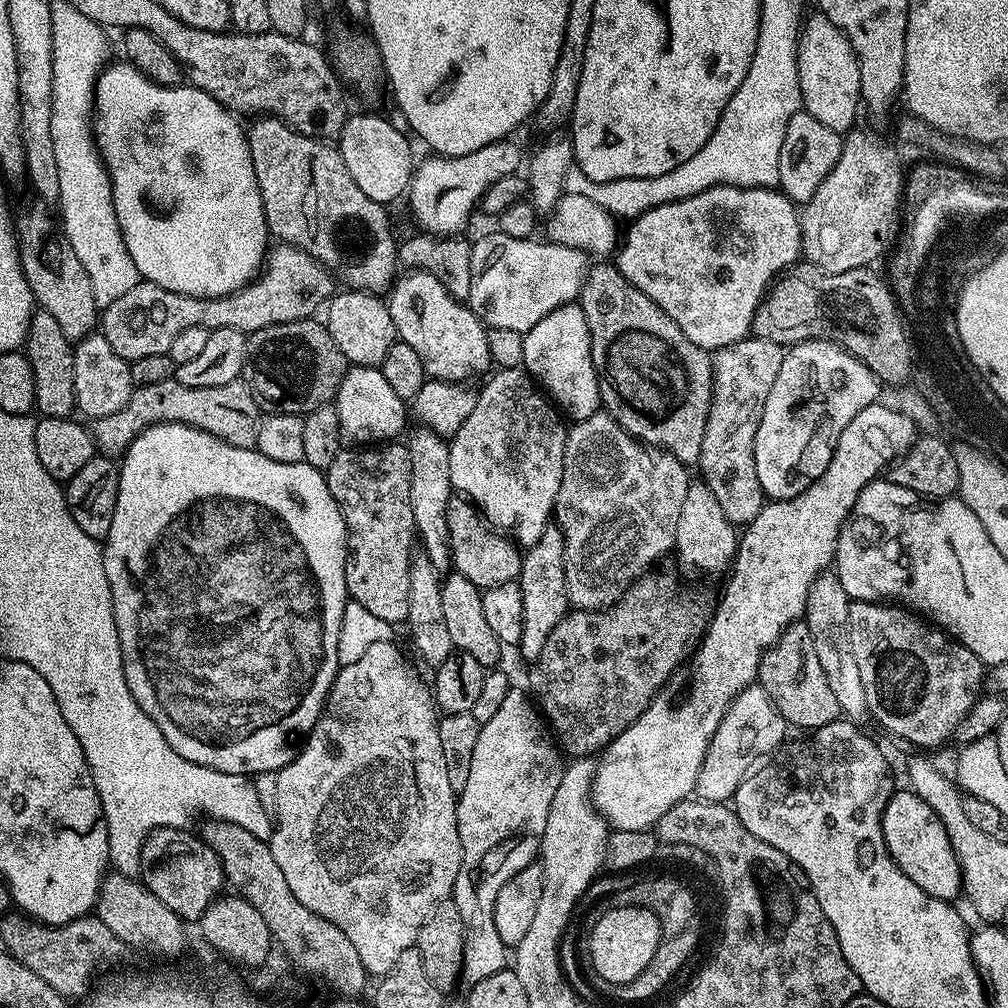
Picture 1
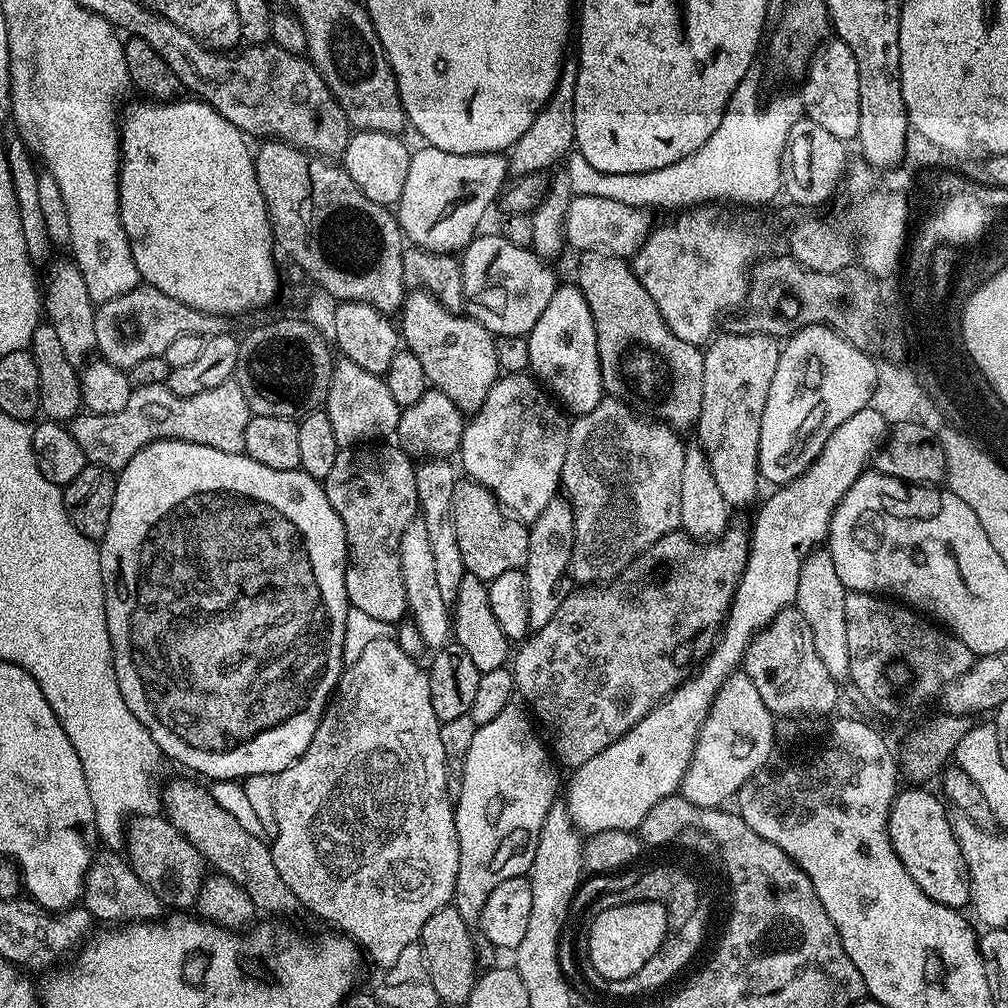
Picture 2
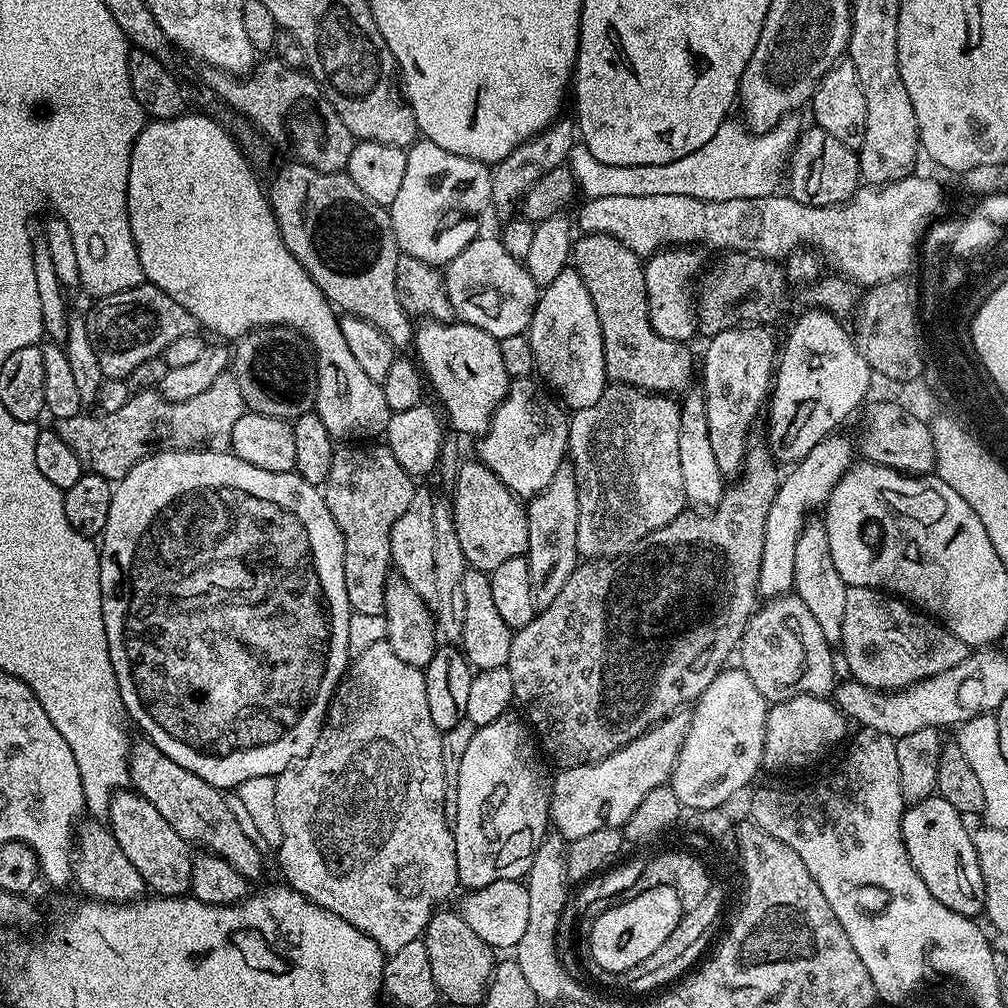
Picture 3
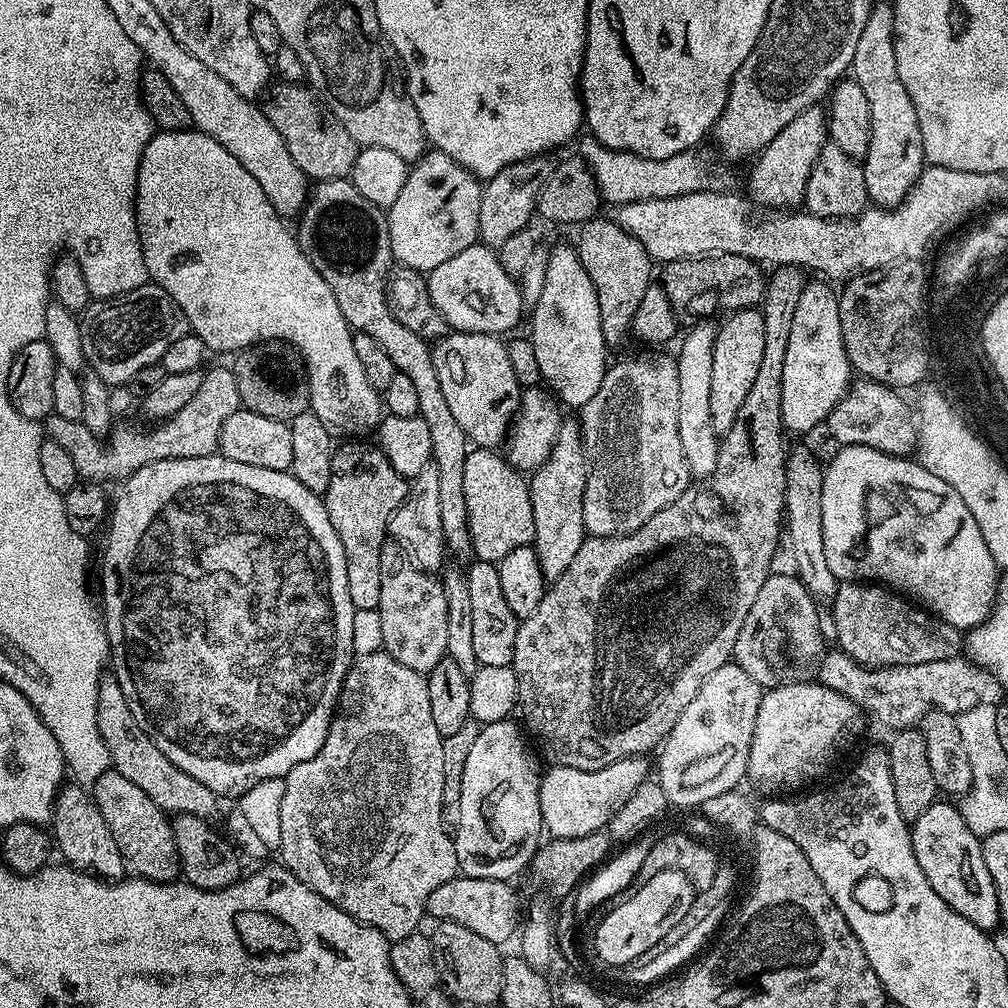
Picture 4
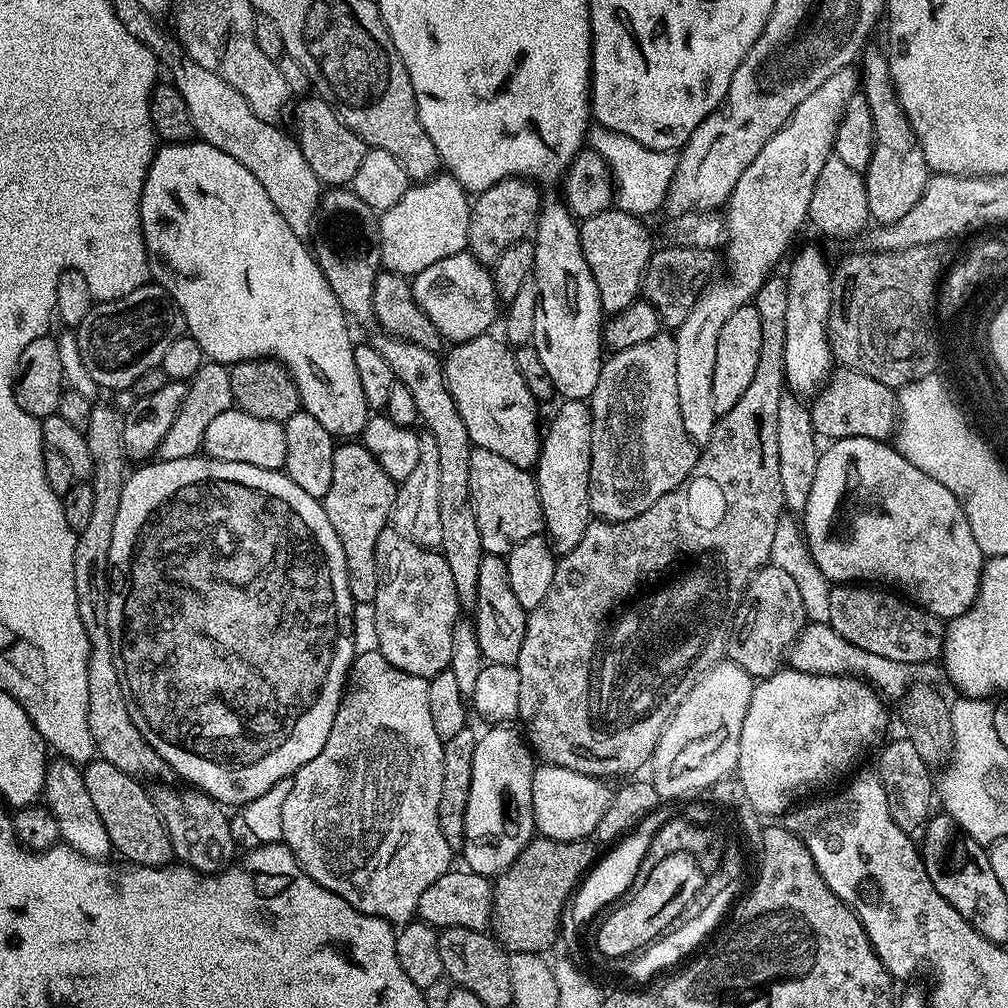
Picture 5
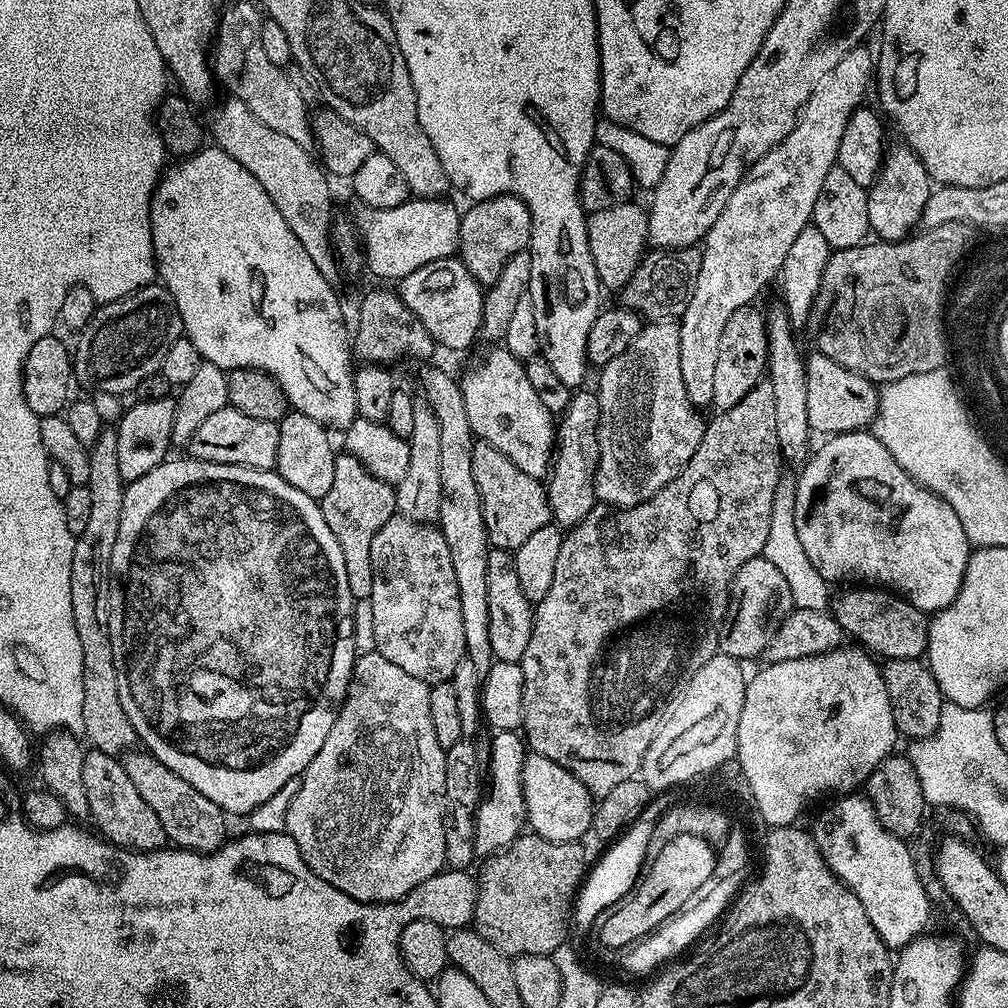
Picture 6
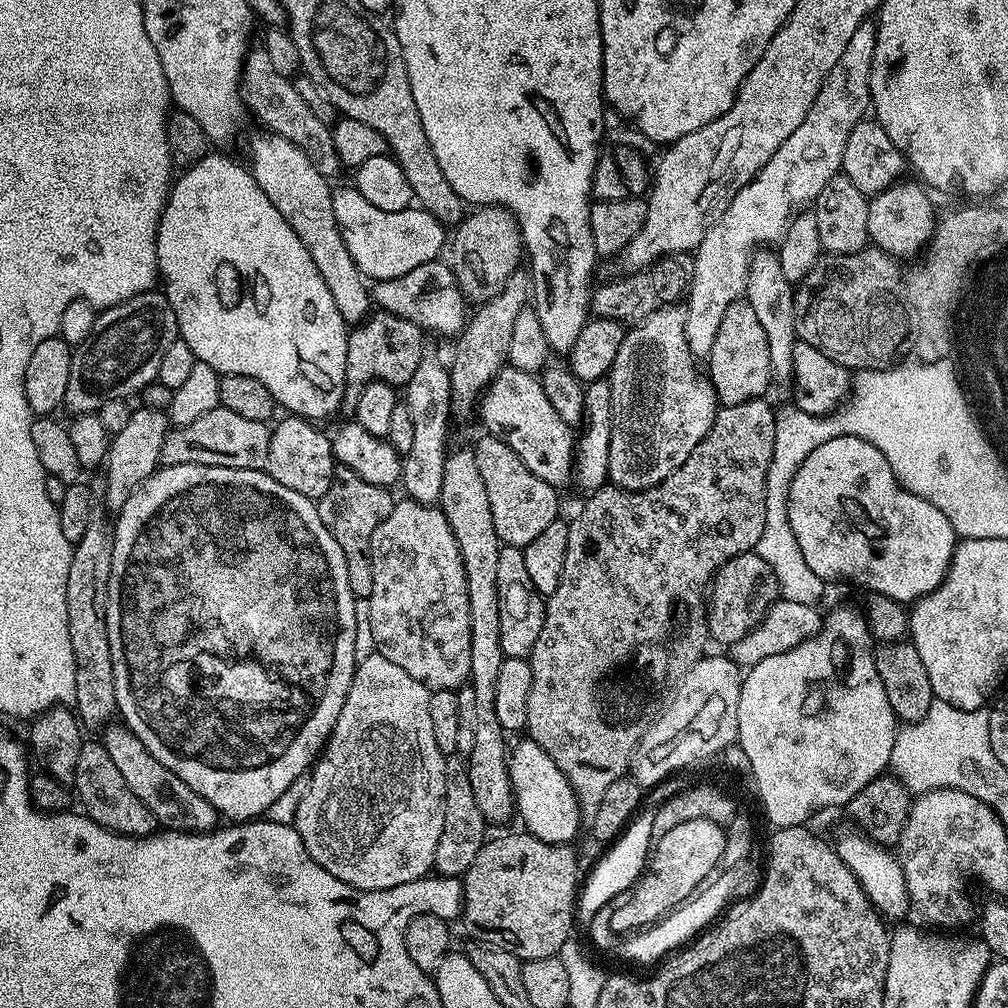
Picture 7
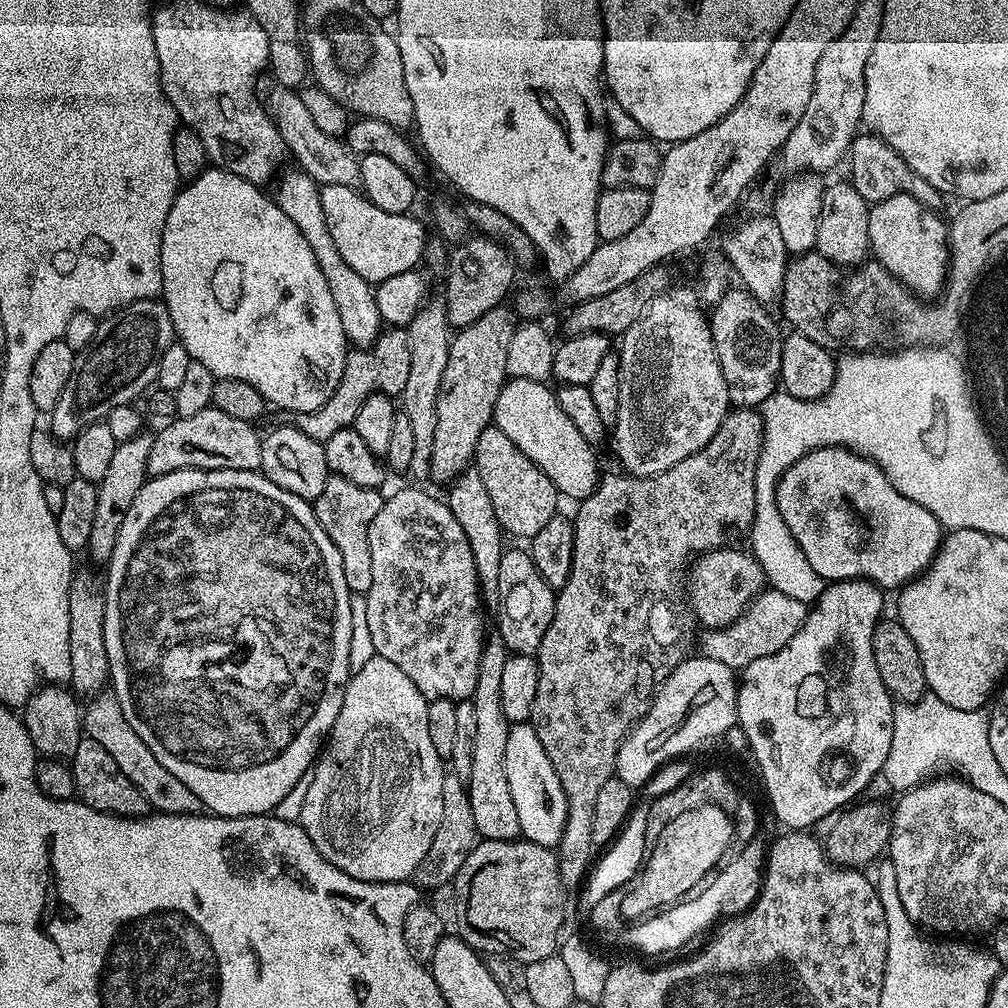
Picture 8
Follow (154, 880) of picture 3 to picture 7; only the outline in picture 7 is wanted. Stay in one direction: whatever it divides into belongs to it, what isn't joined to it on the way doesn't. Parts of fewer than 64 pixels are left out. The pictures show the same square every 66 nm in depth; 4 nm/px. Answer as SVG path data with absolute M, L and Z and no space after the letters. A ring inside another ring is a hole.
M89 739L78 750L78 767L74 769L72 784L78 804L81 804L79 807L90 819L98 822L98 826L109 828L111 832L121 832L123 836L150 836L157 831L154 814L150 814L150 810L146 810L135 796L134 790L126 786L122 774L114 767L110 754L106 754L99 739Z

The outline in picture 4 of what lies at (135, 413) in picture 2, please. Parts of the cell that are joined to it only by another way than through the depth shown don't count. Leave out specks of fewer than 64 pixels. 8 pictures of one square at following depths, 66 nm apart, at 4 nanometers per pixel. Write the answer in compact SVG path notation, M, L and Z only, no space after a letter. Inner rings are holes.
M231 367L210 368L204 372L198 394L194 394L194 398L190 398L190 402L186 402L178 414L153 423L149 432L140 432L136 424L117 423L103 440L90 434L90 430L86 430L80 421L55 414L43 421L43 431L47 439L58 442L58 446L66 449L74 462L77 477L84 482L123 482L142 470L142 466L150 466L150 462L213 455L219 449L220 431L226 418L230 418L230 414L234 414L242 405L238 382L234 382Z

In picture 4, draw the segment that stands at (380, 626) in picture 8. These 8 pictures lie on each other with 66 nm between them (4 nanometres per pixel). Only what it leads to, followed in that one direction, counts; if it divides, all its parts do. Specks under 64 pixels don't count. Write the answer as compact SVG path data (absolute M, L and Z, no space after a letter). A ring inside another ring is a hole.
M394 542L385 543L382 550L382 591L376 611L382 618L383 651L388 652L394 662L427 674L448 656L447 598L443 579L416 567Z

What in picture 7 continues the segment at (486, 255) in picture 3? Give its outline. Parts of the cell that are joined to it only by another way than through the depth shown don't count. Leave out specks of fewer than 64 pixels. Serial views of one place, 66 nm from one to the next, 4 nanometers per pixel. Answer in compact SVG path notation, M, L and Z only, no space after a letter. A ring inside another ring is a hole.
M437 258L422 266L414 266L410 274L375 281L371 289L375 307L412 320L422 330L428 331L429 328L430 331L449 338L459 336L466 323L466 301L451 267L442 261L443 259Z

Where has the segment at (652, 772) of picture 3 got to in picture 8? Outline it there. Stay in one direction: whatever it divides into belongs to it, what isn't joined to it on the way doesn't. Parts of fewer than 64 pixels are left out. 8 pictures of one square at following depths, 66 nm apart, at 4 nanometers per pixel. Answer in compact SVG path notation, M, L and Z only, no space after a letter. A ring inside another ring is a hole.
M531 723L513 724L508 729L506 782L510 782L510 794L518 809L520 836L538 846L555 849L566 826L568 803L562 782L558 782L558 774L550 758L546 758L546 750L542 750L542 742L538 742L538 734L534 734Z

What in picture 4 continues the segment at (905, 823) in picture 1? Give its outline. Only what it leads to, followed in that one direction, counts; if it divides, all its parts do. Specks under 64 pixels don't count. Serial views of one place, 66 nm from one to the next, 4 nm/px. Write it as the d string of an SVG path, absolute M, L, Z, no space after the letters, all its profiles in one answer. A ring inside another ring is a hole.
M937 802L922 810L916 820L911 821L910 835L914 858L926 874L926 882L934 886L934 894L950 906L962 918L974 922L983 932L991 933L992 927L1000 924L1000 907L994 890L994 878L986 870L986 858L982 858L984 845L981 837L971 832L959 807L952 802Z

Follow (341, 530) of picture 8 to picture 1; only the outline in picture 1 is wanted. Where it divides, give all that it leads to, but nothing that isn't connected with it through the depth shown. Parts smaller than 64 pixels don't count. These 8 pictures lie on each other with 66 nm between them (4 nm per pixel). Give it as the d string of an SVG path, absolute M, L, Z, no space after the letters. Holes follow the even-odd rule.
M384 442L379 446L348 446L334 458L334 462L330 462L330 466L326 469L328 485L330 486L330 494L334 494L334 502L338 502L342 518L346 522L346 530L348 531L348 557L346 558L346 590L349 597L354 602L359 602L365 610L370 610L370 614L382 618L382 622L393 626L403 625L410 614L410 566L414 549L412 543L417 543L418 535L414 520L413 507L410 506L410 482L411 482L411 464L410 454L408 453L407 443L404 442Z

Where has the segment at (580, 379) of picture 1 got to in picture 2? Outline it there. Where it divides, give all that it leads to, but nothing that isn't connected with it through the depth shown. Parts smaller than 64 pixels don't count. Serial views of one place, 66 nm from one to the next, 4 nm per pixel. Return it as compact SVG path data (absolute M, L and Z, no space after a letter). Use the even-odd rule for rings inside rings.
M557 287L546 305L546 310L542 310L538 322L534 322L532 331L528 333L528 366L531 375L569 413L583 414L594 410L594 406L598 406L598 402L605 399L606 393L598 362L594 318L590 314L590 306L586 306L586 298L582 298L579 287L571 287Z

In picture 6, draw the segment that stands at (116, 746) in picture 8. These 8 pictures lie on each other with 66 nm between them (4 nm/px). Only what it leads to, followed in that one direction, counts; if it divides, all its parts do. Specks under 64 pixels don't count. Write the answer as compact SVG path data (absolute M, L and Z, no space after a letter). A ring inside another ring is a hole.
M129 750L123 753L122 763L138 795L145 800L146 806L150 806L150 810L154 810L154 814L158 814L162 830L166 830L169 841L175 847L207 854L219 850L229 839L226 813L214 806L206 794L198 794L198 790L194 790L186 778L178 778L170 766L162 766L162 762L158 762L158 758L154 758L151 752Z

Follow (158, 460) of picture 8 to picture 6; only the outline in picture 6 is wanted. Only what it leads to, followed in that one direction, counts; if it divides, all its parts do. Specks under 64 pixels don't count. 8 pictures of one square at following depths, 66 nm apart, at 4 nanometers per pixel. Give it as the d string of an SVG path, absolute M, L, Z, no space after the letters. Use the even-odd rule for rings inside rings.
M231 406L210 414L186 445L187 455L193 460L205 460L215 464L242 464L246 468L257 468L269 473L275 469L278 458L277 422L261 422L258 418L246 418L242 410Z

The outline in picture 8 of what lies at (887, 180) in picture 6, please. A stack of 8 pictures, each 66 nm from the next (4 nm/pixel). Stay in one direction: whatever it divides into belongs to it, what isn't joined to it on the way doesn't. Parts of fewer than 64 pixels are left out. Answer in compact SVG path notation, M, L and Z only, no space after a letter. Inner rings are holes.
M894 194L894 198L886 198L882 202L871 205L868 209L868 225L870 226L868 247L871 255L874 257L875 263L881 264L891 276L898 278L901 284L905 284L907 288L911 288L921 298L939 297L948 274L948 224L945 221L940 221L940 214L939 211L927 208L922 202L918 202L918 198L914 198L910 194Z

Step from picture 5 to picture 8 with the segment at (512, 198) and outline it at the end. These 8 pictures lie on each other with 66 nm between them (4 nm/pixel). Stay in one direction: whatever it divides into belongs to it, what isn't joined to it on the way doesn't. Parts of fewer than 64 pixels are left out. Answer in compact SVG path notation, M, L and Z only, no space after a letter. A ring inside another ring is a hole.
M469 235L451 249L452 257L448 260L448 277L444 280L443 303L448 313L448 323L459 330L478 322L482 314L501 307L504 300L513 291L512 279L518 271L517 265L506 249L487 236Z

